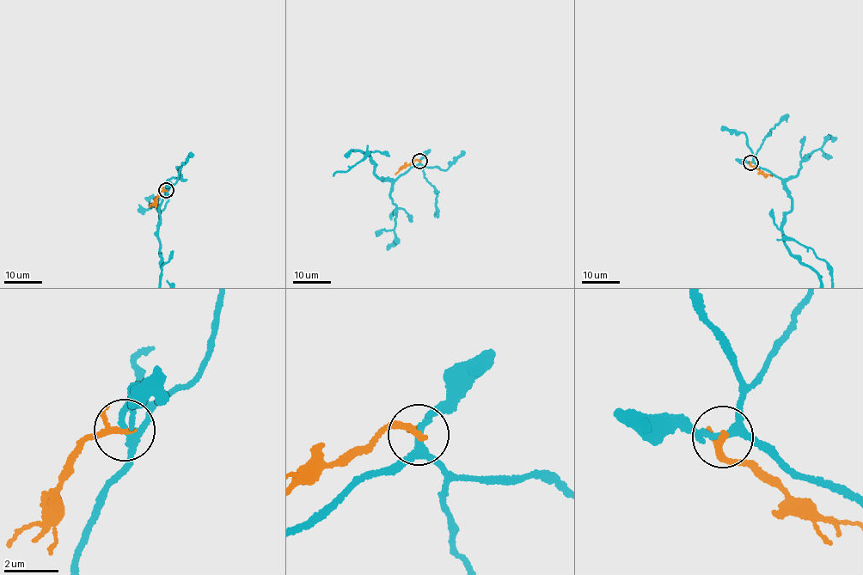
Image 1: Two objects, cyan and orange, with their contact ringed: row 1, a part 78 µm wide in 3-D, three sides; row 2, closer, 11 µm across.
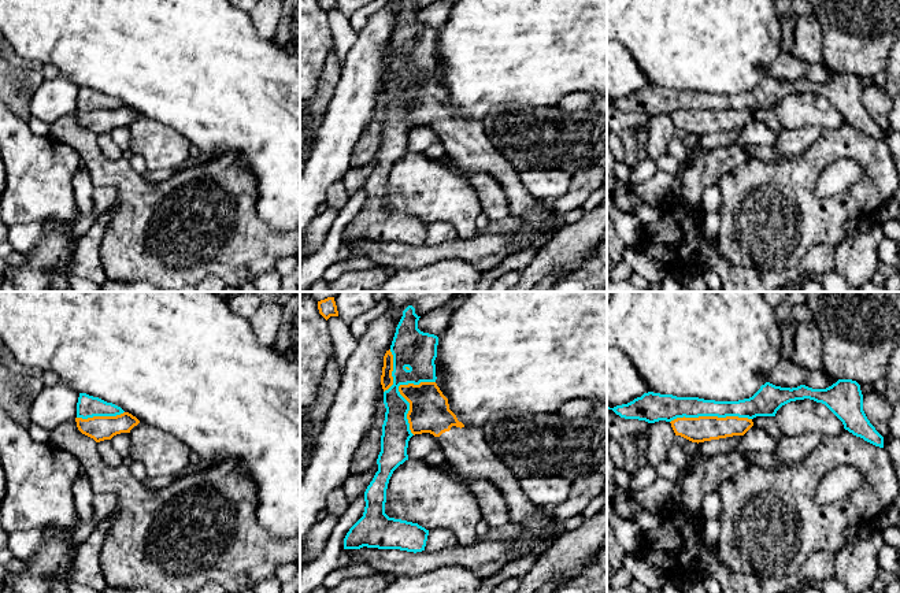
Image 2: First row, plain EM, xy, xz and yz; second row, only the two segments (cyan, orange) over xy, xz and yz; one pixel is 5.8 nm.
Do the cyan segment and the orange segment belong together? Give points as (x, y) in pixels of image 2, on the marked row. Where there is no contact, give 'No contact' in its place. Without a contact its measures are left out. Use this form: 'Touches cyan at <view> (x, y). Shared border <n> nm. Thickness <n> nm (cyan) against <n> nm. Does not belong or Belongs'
Touches cyan at xz (399, 393). Shared border 340 nm. Thickness 180 nm (cyan) against 240 nm. Does not belong

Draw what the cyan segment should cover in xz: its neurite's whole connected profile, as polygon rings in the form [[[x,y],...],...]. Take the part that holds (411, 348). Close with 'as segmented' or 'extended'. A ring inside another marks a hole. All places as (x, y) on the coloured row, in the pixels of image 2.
[[[408,305],[396,327],[390,345],[393,385],[384,392],[386,408],[382,425],[378,471],[364,492],[363,516],[349,529],[344,549],[378,548],[407,552],[425,551],[429,530],[418,523],[389,518],[385,514],[386,489],[393,471],[408,460],[410,403],[400,394],[400,385],[436,382],[438,337],[418,329],[421,316]]]; as segmented

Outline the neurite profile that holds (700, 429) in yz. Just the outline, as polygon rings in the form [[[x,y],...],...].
[[[684,416],[670,423],[675,436],[681,436],[697,444],[733,436],[744,436],[753,426],[752,419],[738,416]]]

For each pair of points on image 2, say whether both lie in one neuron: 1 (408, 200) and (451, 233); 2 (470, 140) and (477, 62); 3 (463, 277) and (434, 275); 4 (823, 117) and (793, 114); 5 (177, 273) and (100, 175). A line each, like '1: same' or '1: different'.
1: different
2: different
3: same
4: same
5: same

